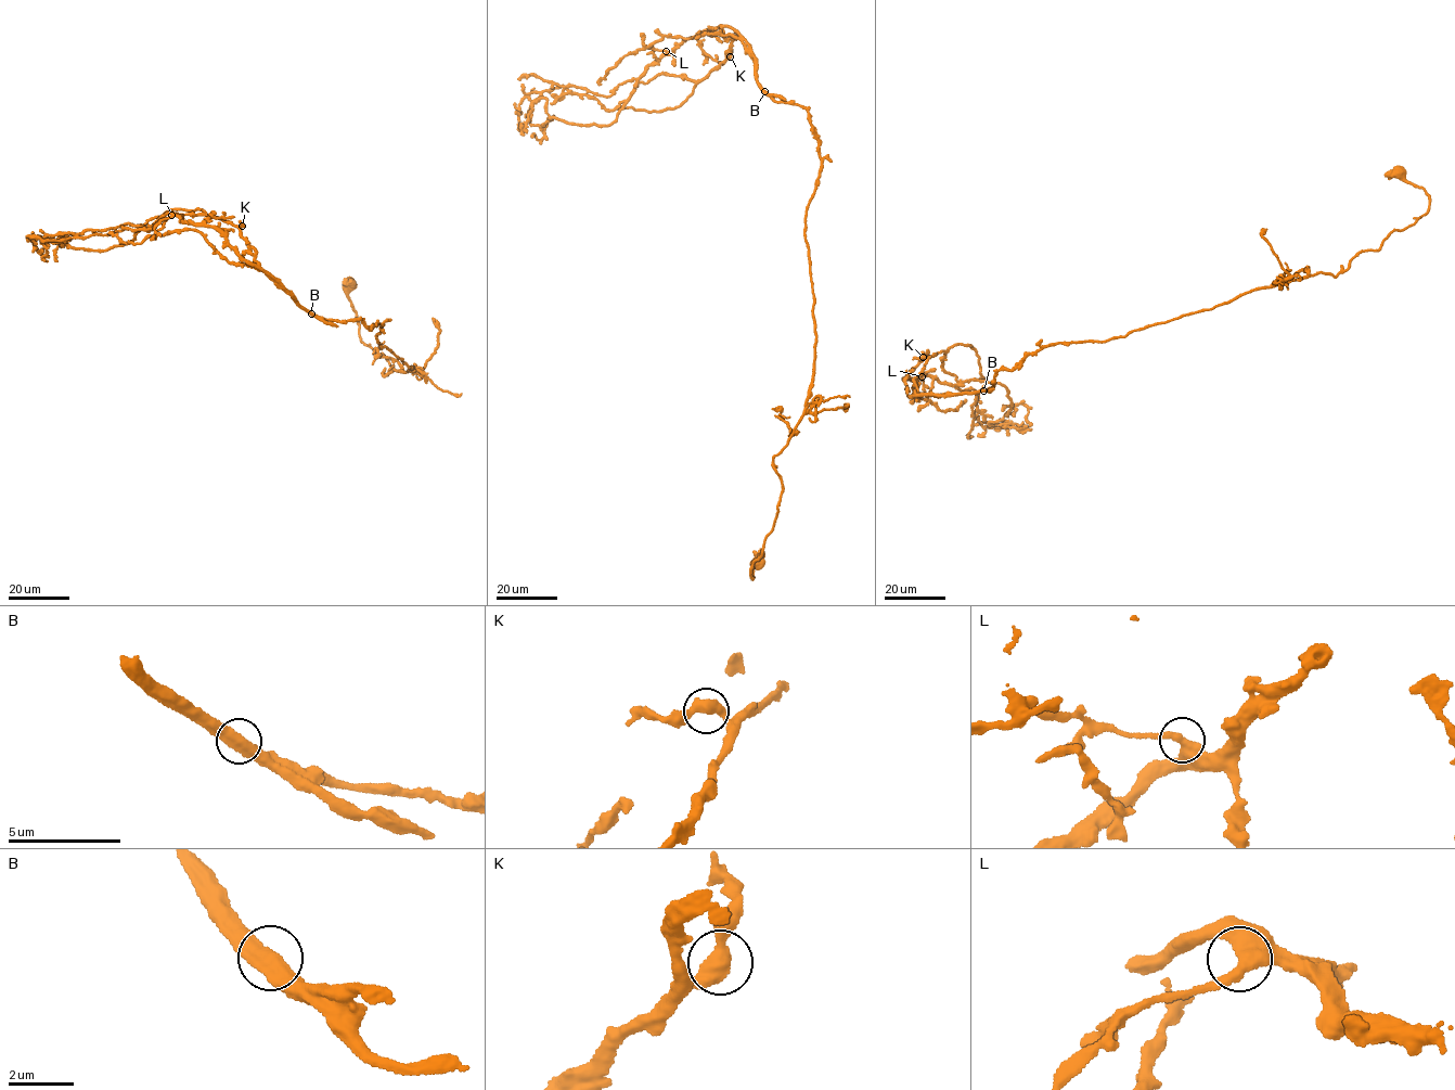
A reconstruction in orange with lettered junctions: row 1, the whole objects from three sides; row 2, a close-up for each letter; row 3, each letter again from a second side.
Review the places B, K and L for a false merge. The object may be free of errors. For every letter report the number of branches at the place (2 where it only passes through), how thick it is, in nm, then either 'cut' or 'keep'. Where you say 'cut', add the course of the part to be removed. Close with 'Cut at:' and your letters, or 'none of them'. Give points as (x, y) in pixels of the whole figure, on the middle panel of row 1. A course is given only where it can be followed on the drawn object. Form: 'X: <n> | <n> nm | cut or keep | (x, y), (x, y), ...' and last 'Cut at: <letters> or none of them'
B: 2 | 440 nm | cut | (764, 91), (746, 39), (722, 25), (646, 67), (608, 125), (567, 124), (543, 98), (522, 131), (523, 123)
K: 2 | 440 nm | keep
L: 2 | 480 nm | keep
Cut at: B

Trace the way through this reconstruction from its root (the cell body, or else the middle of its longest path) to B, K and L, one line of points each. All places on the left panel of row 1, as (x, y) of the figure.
B: (349, 283), (360, 342), (393, 366), (382, 374), (410, 370), (377, 342), (382, 323), (311, 313)
K: (349, 283), (360, 342), (393, 366), (382, 374), (410, 370), (377, 342), (382, 323), (300, 306), (242, 226)
L: (349, 283), (382, 374), (410, 370), (382, 323), (316, 316), (171, 215)

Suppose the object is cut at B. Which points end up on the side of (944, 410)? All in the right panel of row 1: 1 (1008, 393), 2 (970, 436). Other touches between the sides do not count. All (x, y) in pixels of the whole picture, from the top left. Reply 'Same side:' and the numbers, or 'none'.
Same side: none

